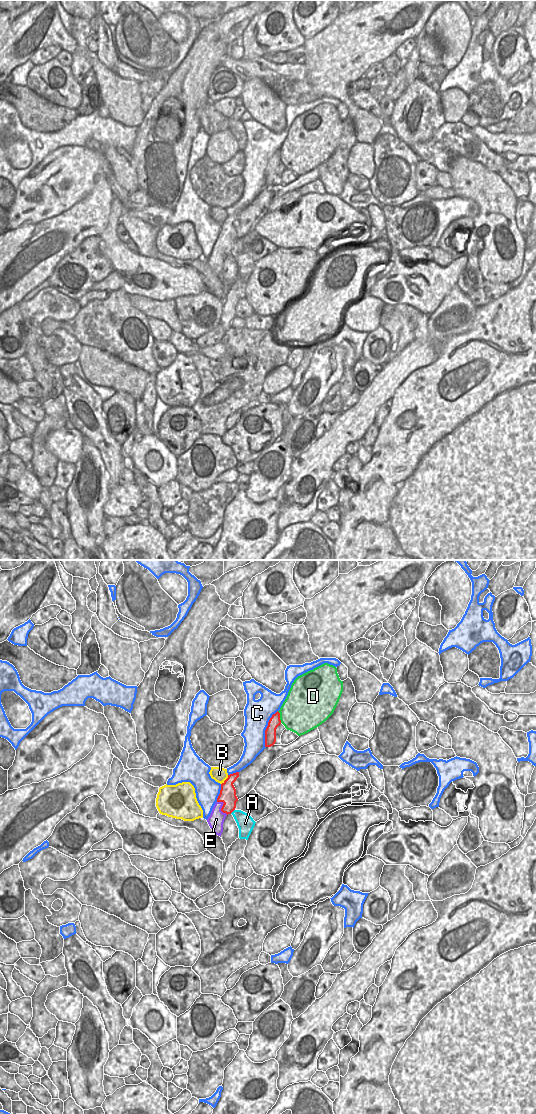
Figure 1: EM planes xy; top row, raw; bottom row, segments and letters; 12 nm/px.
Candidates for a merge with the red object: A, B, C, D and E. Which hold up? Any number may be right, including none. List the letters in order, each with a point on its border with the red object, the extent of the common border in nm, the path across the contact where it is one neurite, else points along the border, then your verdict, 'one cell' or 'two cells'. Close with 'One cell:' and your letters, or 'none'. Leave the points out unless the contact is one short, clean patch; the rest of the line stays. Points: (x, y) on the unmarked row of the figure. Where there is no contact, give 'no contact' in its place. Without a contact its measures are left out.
A: xy (232, 251) | 80 nm | along xy (234, 249), (230, 253) | two cells
B: xy (225, 220) | 150 nm | along xy (228, 215), (221, 224) | two cells
C: xy (266, 169) | 480 nm | two cells
D: xy (279, 157) | 150 nm | two cells
E: xy (222, 247) | 200 nm | two cells
One cell: none

